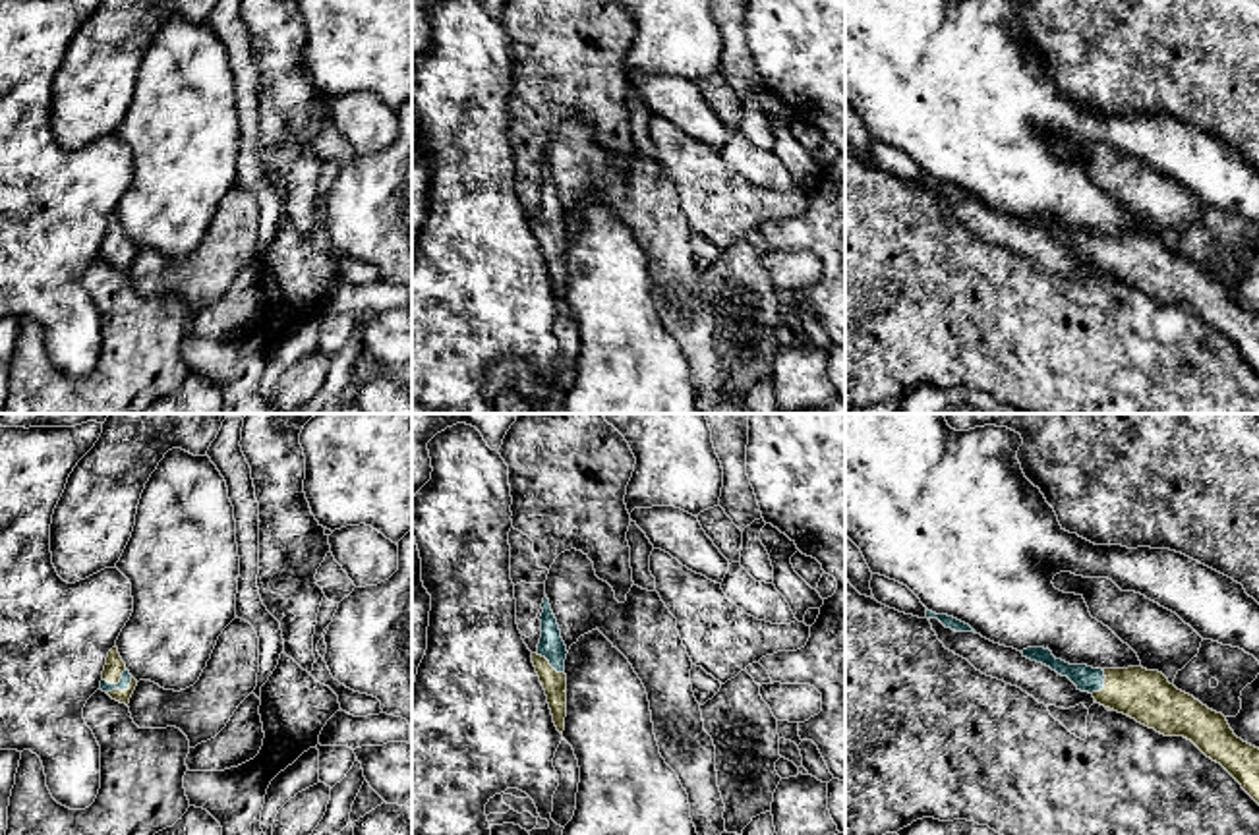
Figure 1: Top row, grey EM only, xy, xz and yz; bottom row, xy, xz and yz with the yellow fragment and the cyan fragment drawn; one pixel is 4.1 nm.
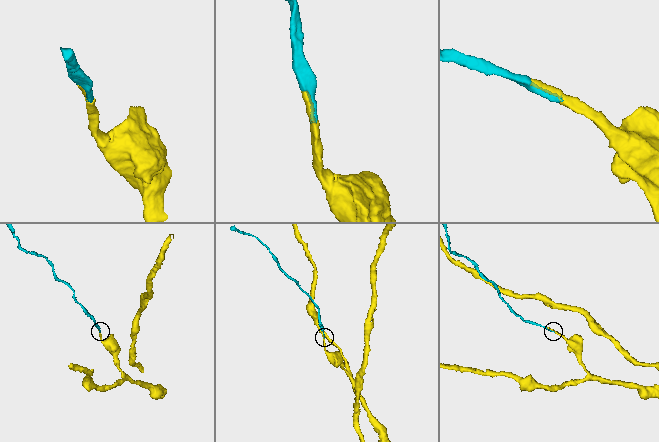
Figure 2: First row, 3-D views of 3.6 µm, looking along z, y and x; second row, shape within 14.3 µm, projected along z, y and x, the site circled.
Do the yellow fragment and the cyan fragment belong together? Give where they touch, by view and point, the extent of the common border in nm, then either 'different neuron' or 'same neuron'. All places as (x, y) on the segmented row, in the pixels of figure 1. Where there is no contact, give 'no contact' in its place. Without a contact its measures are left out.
contact xy (122, 691); length 130 nm; same neuron

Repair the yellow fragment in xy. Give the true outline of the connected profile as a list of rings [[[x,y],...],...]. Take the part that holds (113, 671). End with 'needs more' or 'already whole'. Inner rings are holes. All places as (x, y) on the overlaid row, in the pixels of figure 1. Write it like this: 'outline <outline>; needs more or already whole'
outline [[[118,648],[108,651],[106,665],[102,671],[101,690],[120,704],[130,704],[130,698],[137,686],[137,680],[126,669]]]; needs more

